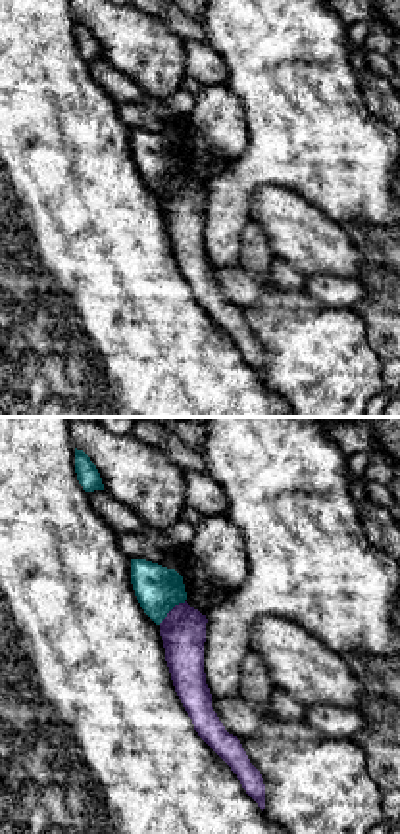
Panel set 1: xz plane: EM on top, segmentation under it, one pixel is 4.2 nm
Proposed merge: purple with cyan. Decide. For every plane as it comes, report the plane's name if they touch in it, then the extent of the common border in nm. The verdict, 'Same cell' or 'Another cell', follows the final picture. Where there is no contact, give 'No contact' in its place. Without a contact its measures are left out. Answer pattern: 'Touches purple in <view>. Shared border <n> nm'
Touches purple in xz. Shared border 150 nm

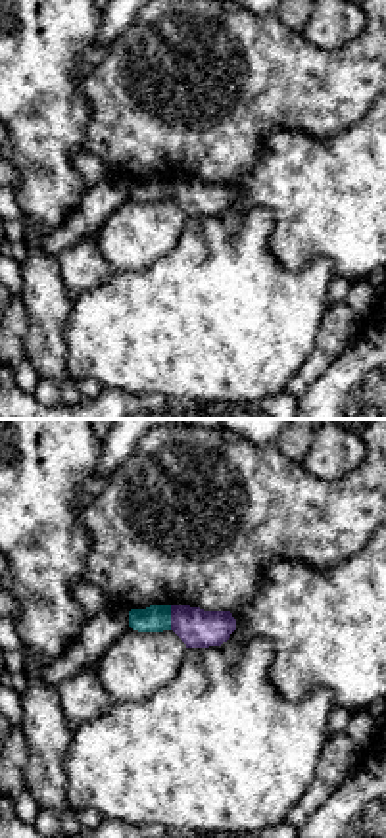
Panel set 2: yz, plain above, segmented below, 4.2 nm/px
Touches purple in yz. Shared border 100 nm

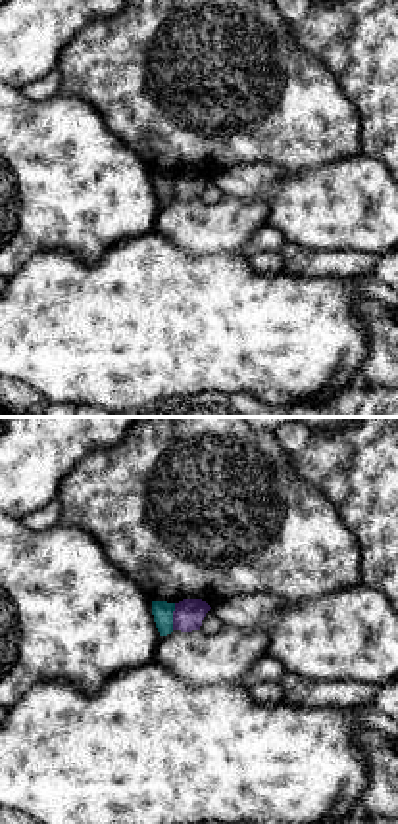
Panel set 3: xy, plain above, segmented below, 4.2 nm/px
Touches purple in xy. Shared border 110 nm

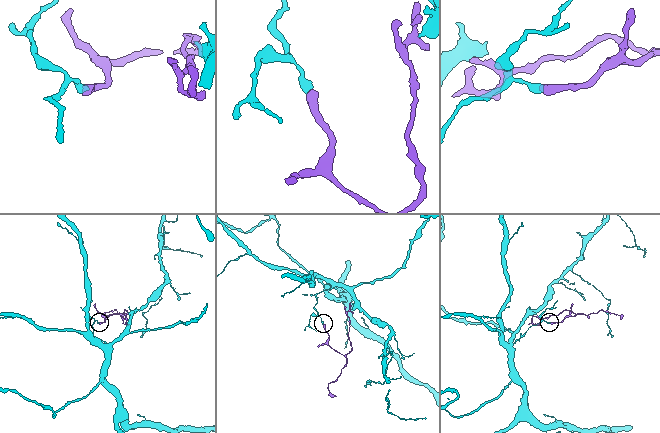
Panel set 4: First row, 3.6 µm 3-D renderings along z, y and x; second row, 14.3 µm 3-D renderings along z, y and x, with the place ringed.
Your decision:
Another cell

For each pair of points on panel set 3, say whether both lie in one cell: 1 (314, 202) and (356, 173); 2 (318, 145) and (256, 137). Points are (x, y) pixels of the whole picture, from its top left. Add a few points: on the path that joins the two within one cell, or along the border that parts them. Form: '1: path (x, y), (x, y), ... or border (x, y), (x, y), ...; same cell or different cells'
1: path (323, 202), (347, 183); same cell
2: path (302, 137), (272, 137); same cell

